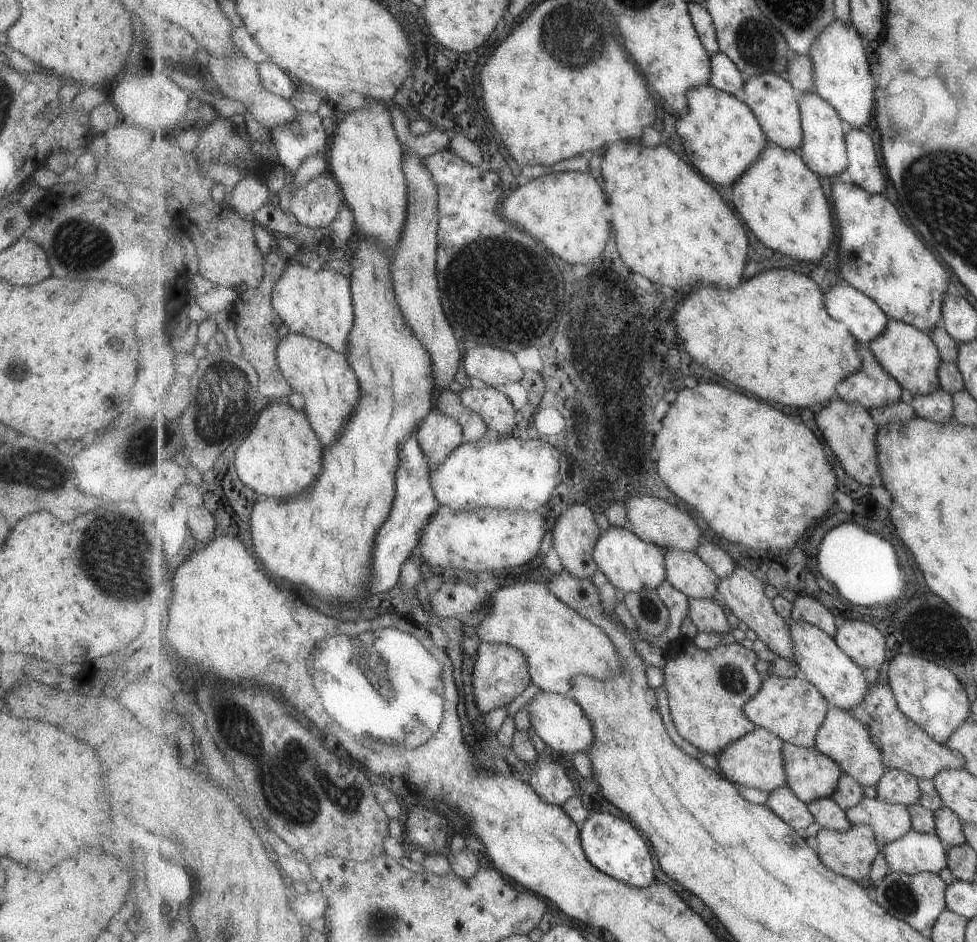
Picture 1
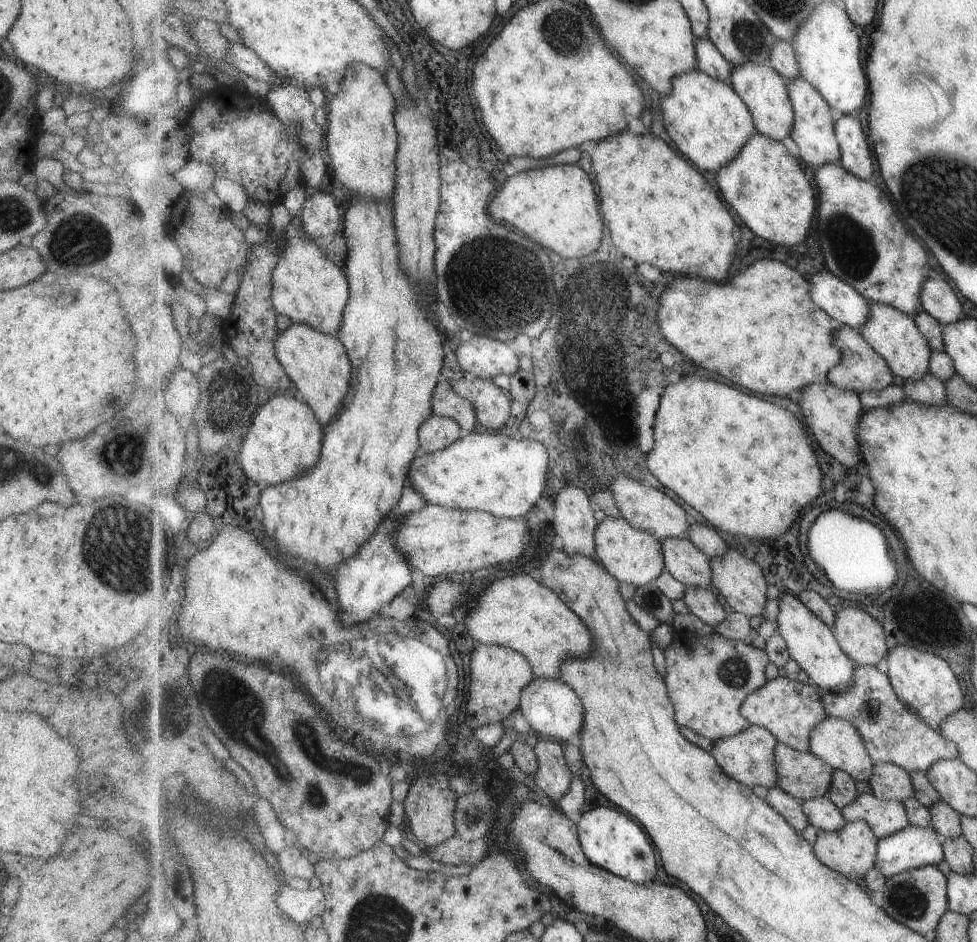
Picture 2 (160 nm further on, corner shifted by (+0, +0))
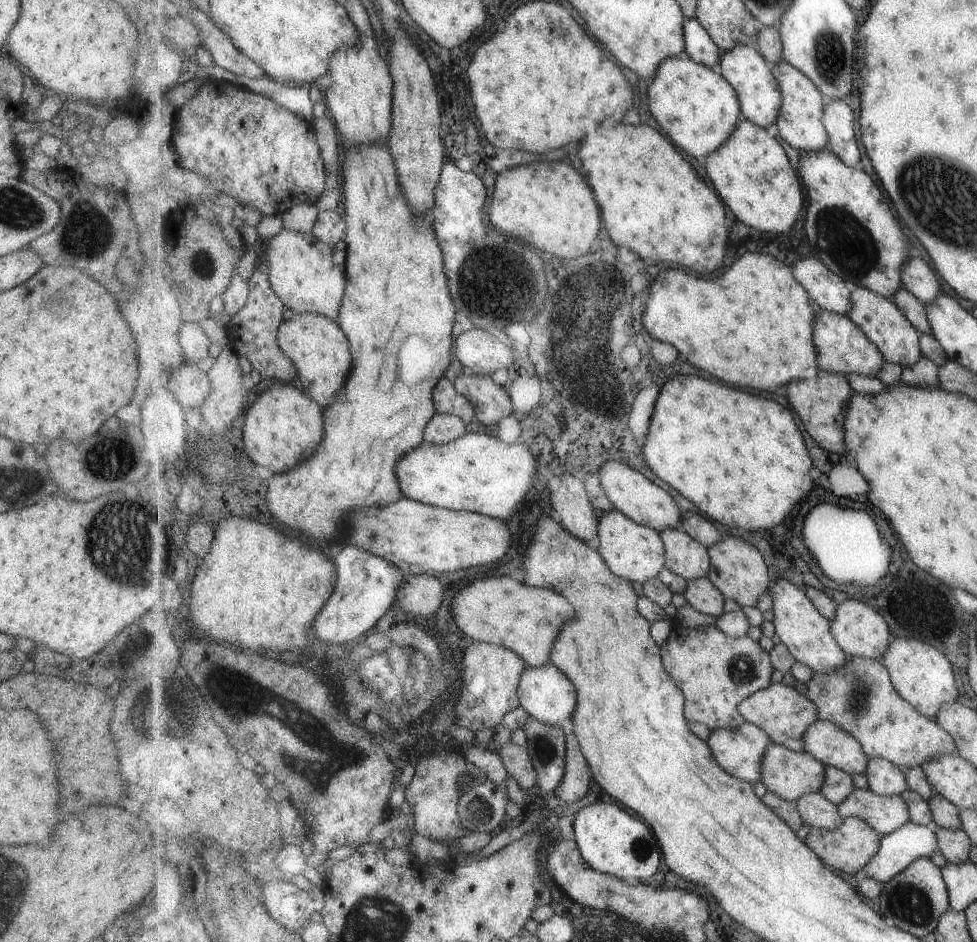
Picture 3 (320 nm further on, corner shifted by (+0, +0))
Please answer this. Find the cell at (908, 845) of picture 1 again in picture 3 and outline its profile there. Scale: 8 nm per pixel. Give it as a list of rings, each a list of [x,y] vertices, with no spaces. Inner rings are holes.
[[[909,821],[882,837],[880,851],[864,866],[863,871],[867,877],[886,883],[914,860],[929,858],[937,848],[940,848],[940,844],[935,829]]]

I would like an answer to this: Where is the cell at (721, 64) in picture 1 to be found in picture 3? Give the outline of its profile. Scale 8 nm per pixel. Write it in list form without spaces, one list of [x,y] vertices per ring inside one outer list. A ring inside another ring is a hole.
[[[686,18],[684,33],[686,40],[685,55],[699,64],[718,69],[723,52],[709,31],[703,26],[703,23],[697,18]]]

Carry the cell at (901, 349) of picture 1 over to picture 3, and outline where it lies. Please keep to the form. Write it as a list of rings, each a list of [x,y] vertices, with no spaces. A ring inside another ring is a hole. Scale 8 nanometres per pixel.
[[[861,285],[853,286],[853,308],[848,315],[867,333],[867,336],[881,349],[888,362],[893,362],[905,368],[915,364],[922,356],[923,350],[919,346],[920,329],[918,329],[901,312],[896,302]]]

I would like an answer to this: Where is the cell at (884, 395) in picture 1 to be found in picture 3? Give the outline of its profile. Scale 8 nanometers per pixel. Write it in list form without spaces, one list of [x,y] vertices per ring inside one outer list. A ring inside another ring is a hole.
[[[820,309],[817,312],[815,321],[815,346],[817,346],[818,365],[821,370],[832,372],[849,374],[860,374],[868,377],[877,376],[877,372],[883,368],[883,364],[887,358],[881,352],[881,349],[867,336],[867,333],[855,322],[848,314],[842,315],[841,313],[834,313],[829,311],[823,311]]]

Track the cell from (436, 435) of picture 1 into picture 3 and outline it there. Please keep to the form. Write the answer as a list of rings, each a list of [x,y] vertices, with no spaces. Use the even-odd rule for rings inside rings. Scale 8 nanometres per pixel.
[[[437,413],[424,432],[427,444],[447,444],[457,440],[467,432],[466,422],[456,414]]]

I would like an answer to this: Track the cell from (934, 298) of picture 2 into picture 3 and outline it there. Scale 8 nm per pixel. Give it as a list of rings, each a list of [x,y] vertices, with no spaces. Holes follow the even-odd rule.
[[[911,257],[902,266],[904,287],[908,288],[919,300],[929,304],[941,293],[941,280],[935,270],[920,257]]]

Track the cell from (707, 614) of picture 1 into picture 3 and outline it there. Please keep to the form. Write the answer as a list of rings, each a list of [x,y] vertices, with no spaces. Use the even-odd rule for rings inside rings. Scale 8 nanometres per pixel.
[[[708,576],[688,581],[687,590],[683,595],[693,609],[717,618],[729,608],[729,601],[724,592],[721,592]]]

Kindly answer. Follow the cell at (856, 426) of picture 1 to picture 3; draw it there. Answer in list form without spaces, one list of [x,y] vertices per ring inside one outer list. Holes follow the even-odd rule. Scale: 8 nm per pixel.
[[[820,370],[817,376],[809,378],[809,380],[791,380],[787,384],[787,398],[789,398],[791,406],[797,410],[797,414],[801,416],[807,432],[817,440],[817,444],[823,446],[824,450],[835,452],[840,456],[847,453],[846,408],[854,394],[847,376],[823,370]]]

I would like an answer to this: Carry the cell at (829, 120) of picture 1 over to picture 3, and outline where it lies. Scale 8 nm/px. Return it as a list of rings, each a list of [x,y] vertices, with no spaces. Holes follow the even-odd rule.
[[[785,60],[773,66],[773,72],[779,81],[784,96],[778,119],[775,124],[780,136],[801,154],[828,148],[829,133],[826,131],[822,116],[830,100],[801,69]]]

